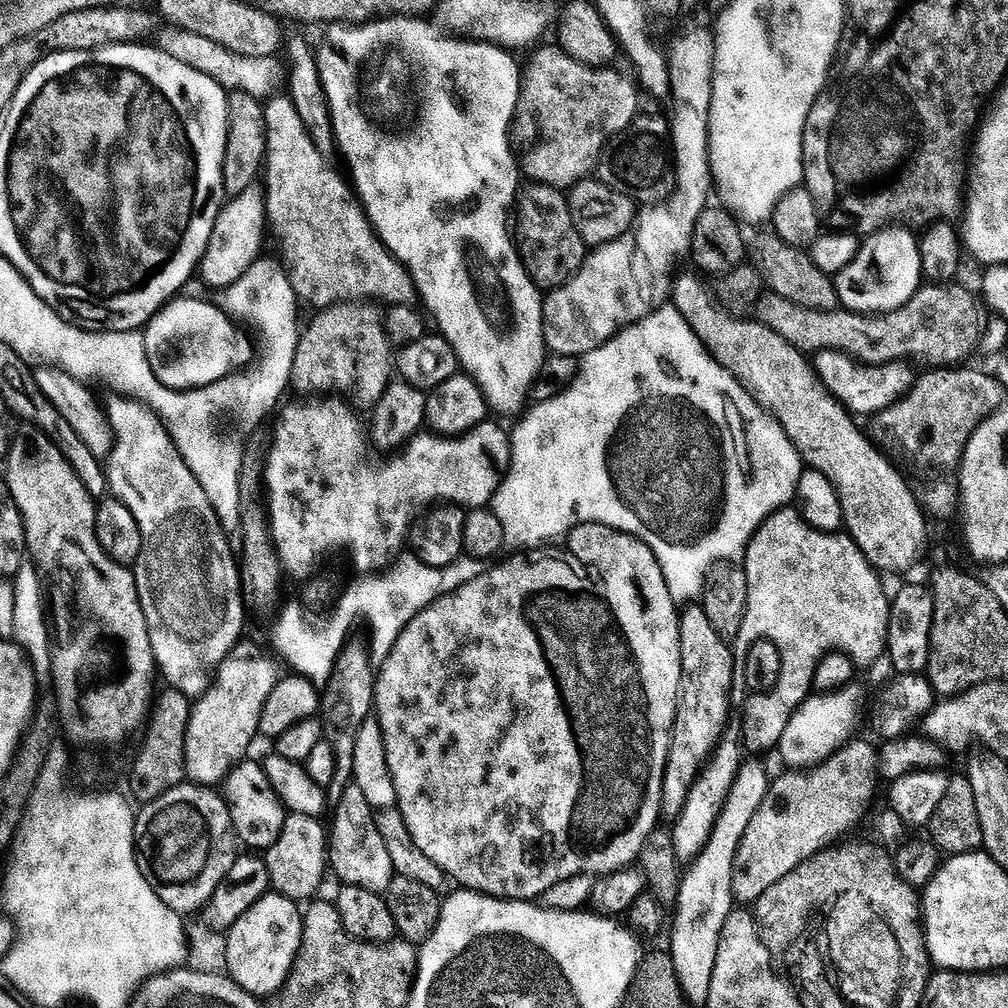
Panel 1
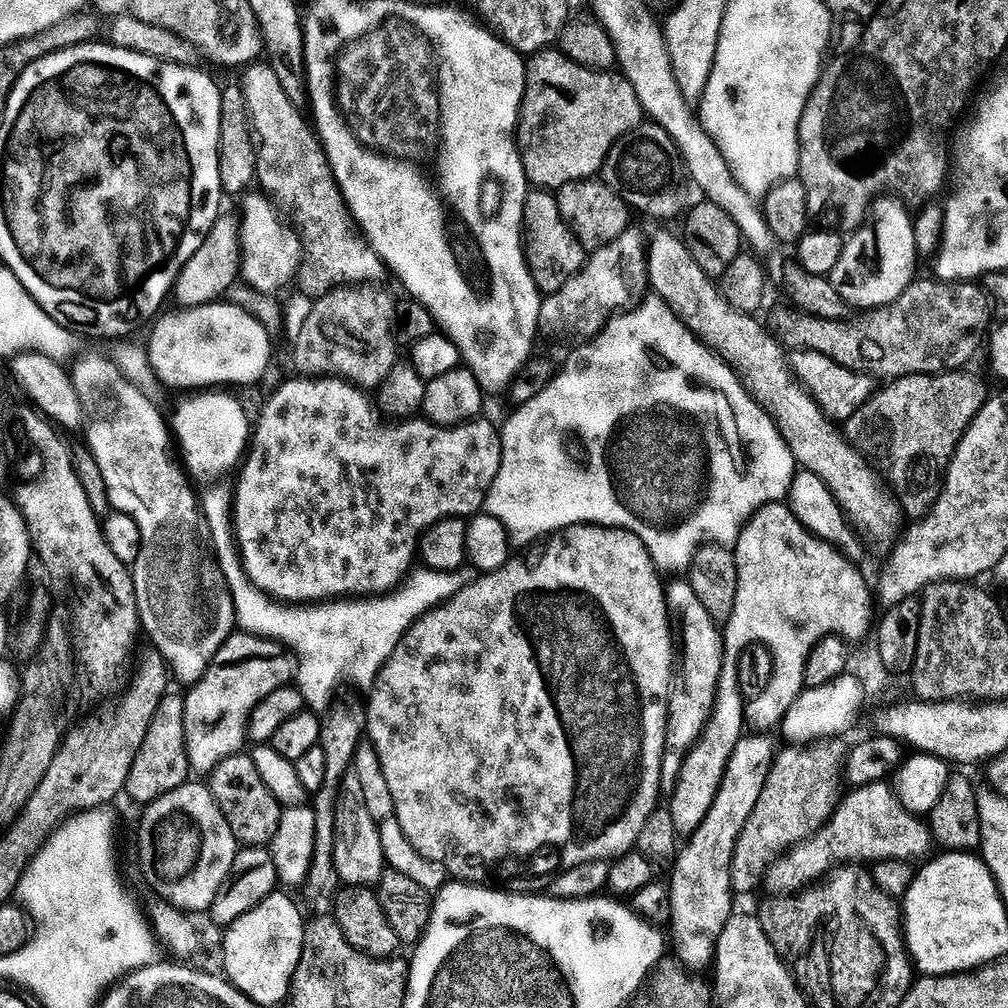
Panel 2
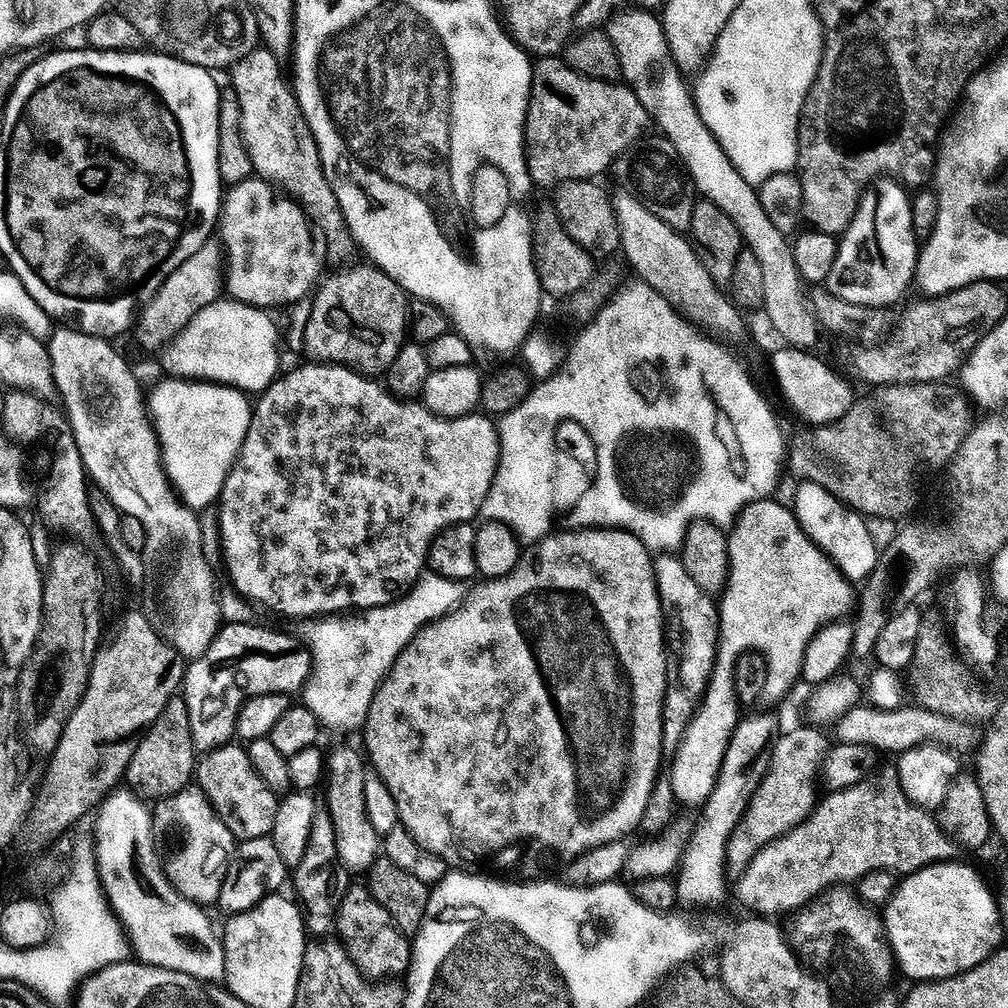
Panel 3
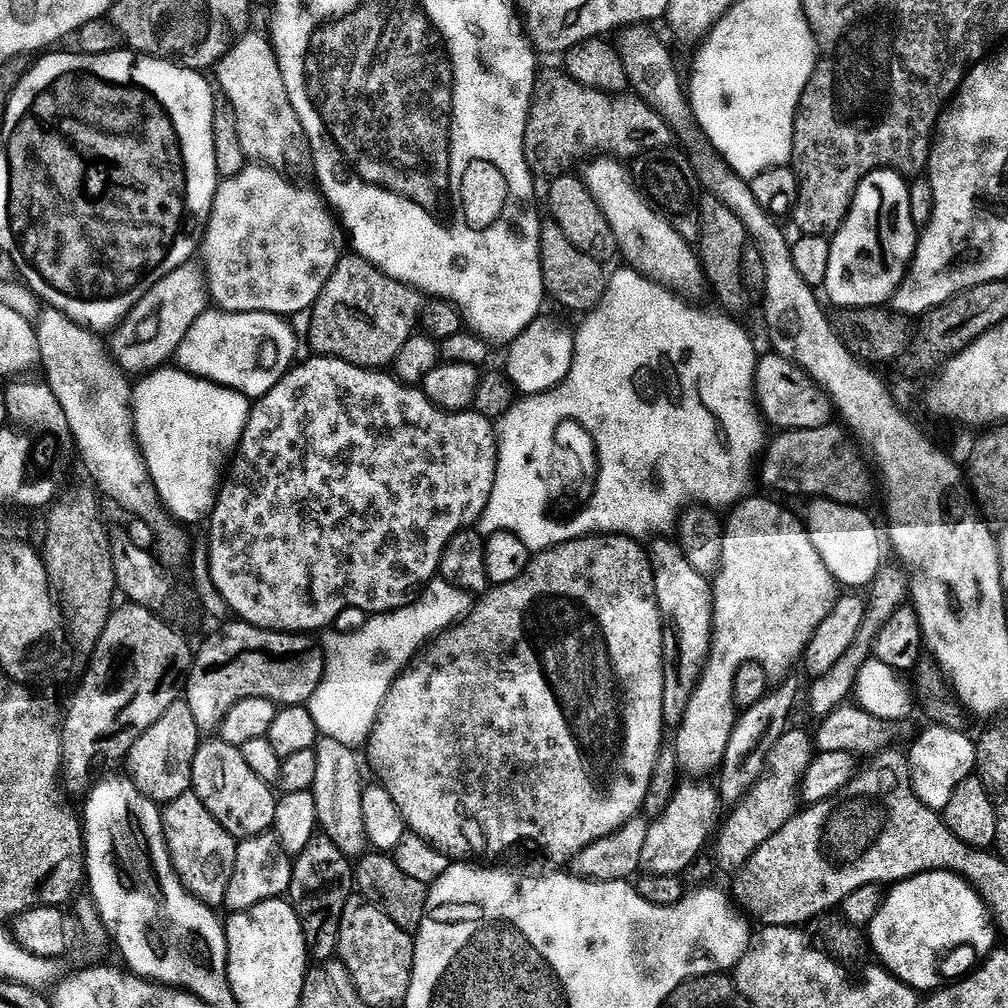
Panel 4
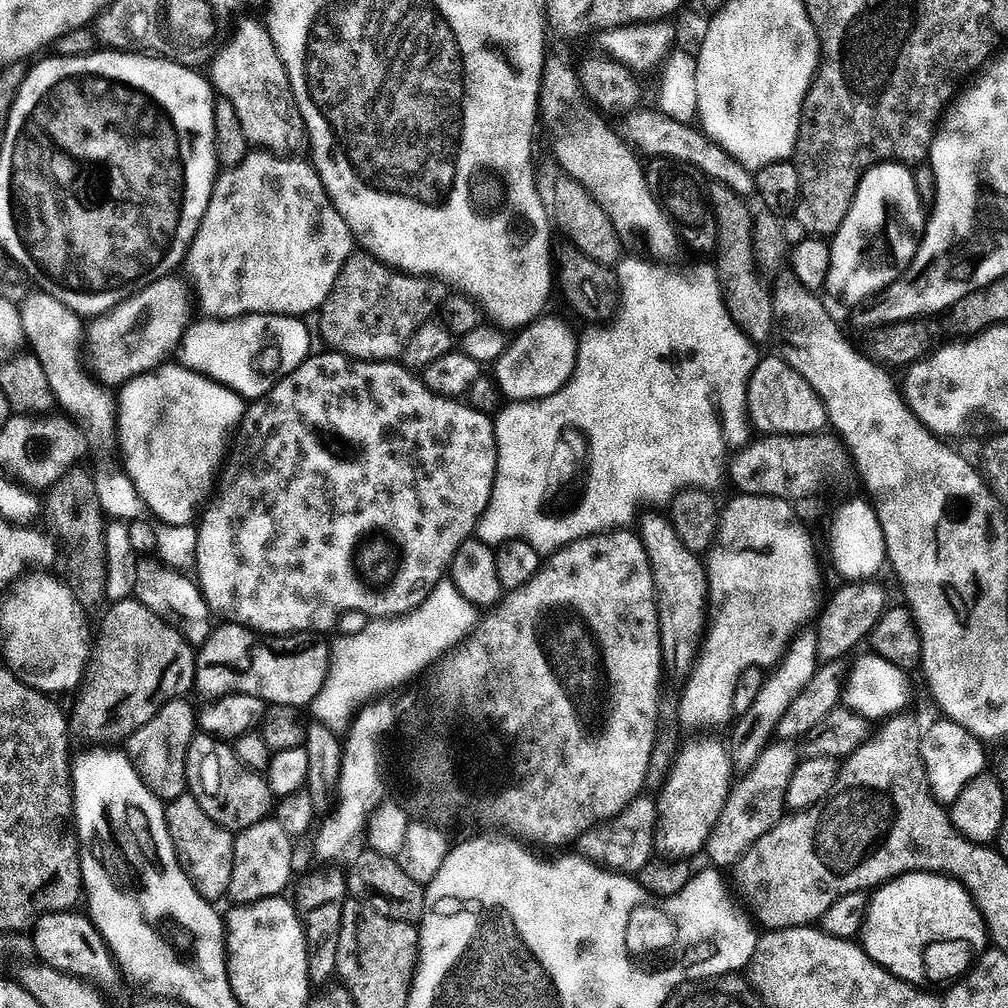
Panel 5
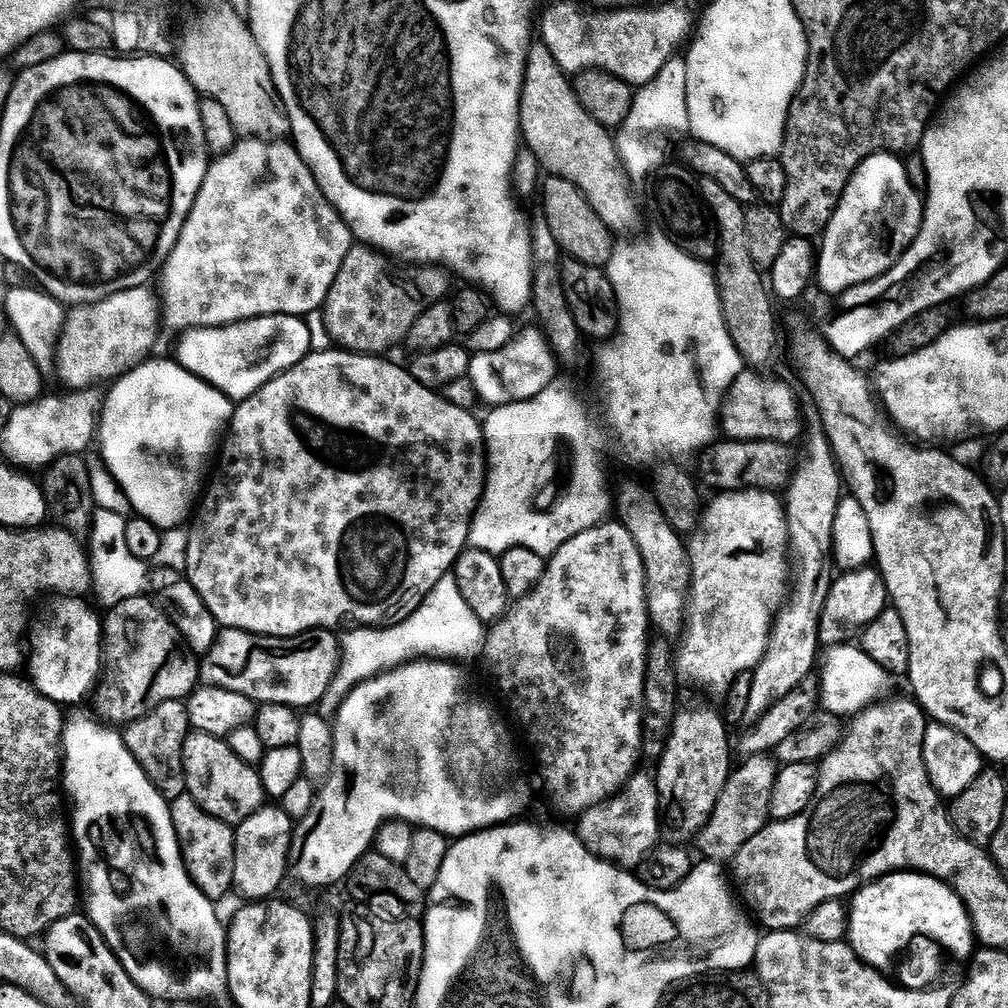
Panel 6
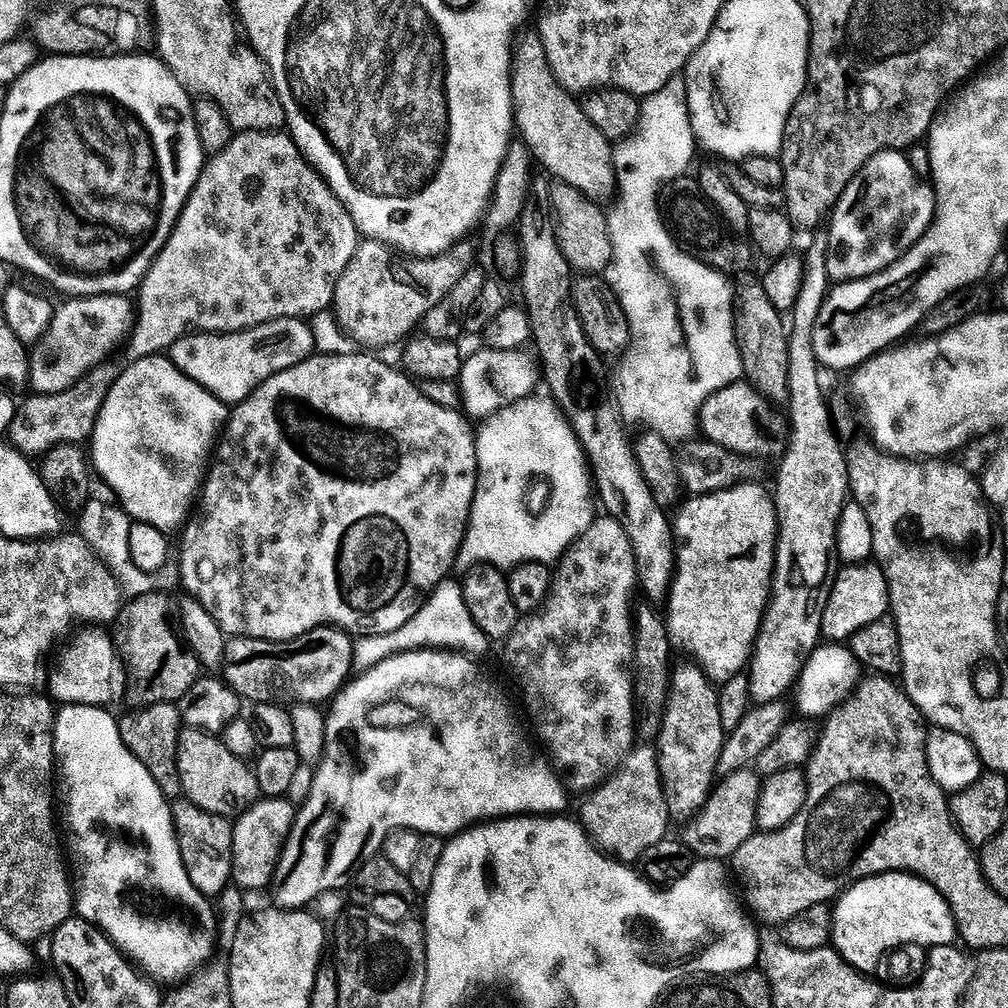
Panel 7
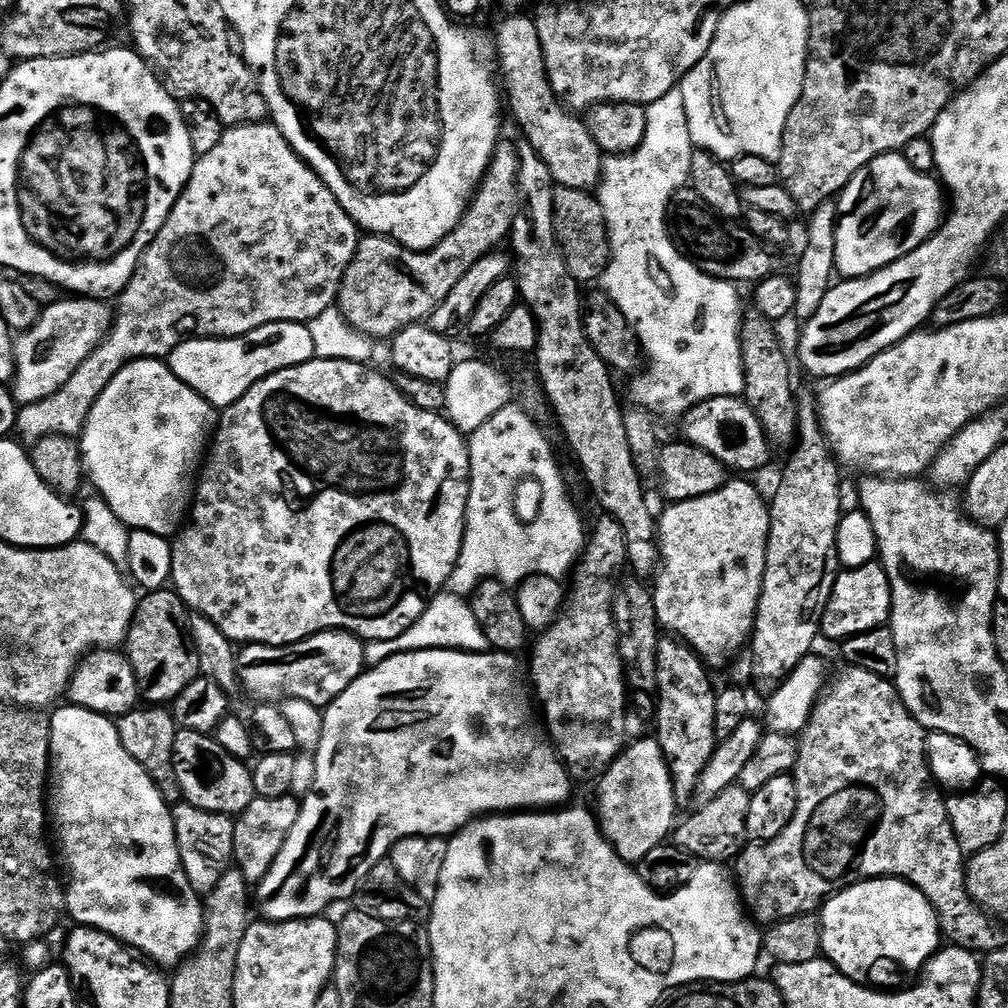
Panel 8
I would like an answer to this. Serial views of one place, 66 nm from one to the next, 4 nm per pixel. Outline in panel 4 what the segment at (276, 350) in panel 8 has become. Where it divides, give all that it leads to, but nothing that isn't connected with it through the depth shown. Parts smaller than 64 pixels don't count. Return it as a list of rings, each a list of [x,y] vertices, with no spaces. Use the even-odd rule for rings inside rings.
[[[209,310],[199,316],[194,326],[186,334],[175,353],[179,367],[185,372],[192,373],[214,384],[226,388],[234,388],[249,398],[259,398],[267,394],[274,387],[278,379],[277,373],[272,373],[276,364],[276,344],[284,340],[284,332],[276,328],[277,321],[262,312],[222,312]]]

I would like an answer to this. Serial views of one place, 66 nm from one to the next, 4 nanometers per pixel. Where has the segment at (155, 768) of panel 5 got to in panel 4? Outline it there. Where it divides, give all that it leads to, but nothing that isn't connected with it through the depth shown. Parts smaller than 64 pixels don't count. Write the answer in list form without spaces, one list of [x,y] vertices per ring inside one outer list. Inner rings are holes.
[[[177,698],[170,710],[166,710],[166,714],[162,714],[162,718],[158,718],[158,722],[154,722],[154,726],[150,726],[150,730],[146,730],[138,742],[134,742],[126,761],[127,775],[145,798],[161,806],[169,804],[191,789],[192,763],[199,744],[200,733],[190,714],[190,706],[183,699]]]

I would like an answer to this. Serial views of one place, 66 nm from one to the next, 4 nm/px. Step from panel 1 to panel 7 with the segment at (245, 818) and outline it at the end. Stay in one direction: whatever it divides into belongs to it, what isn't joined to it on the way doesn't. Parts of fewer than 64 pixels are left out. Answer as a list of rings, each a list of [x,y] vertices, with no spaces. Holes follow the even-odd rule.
[[[185,727],[176,741],[176,771],[178,784],[184,787],[183,795],[194,806],[215,816],[239,818],[261,799],[255,771],[245,761],[226,750],[223,739]]]

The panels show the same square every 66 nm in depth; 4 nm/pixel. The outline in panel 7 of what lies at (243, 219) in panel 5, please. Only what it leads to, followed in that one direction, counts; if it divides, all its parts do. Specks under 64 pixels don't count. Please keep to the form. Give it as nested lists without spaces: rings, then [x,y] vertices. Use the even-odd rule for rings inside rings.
[[[245,132],[233,135],[226,150],[215,153],[205,163],[204,172],[198,178],[194,190],[188,196],[186,206],[176,223],[176,229],[170,234],[166,246],[152,261],[152,268],[140,283],[138,297],[138,315],[130,337],[133,357],[155,356],[171,349],[181,336],[189,335],[193,330],[200,334],[223,334],[225,332],[244,332],[247,328],[256,328],[271,320],[294,320],[312,318],[316,313],[332,304],[332,295],[336,293],[338,278],[346,270],[350,258],[356,252],[358,233],[352,217],[344,211],[343,204],[332,195],[319,172],[304,159],[296,141],[288,134],[276,132]]]

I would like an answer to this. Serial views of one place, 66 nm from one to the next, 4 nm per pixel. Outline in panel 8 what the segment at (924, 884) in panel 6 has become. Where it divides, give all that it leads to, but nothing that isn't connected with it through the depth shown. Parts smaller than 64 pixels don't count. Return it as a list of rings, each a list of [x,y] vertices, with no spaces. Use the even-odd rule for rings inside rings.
[[[864,878],[849,883],[823,901],[820,910],[818,948],[823,959],[859,984],[868,984],[864,978],[864,972],[868,972],[868,948],[892,952],[892,956],[904,956],[908,960],[908,956],[916,956],[924,948],[936,952],[942,944],[940,921],[931,902],[905,880]]]

